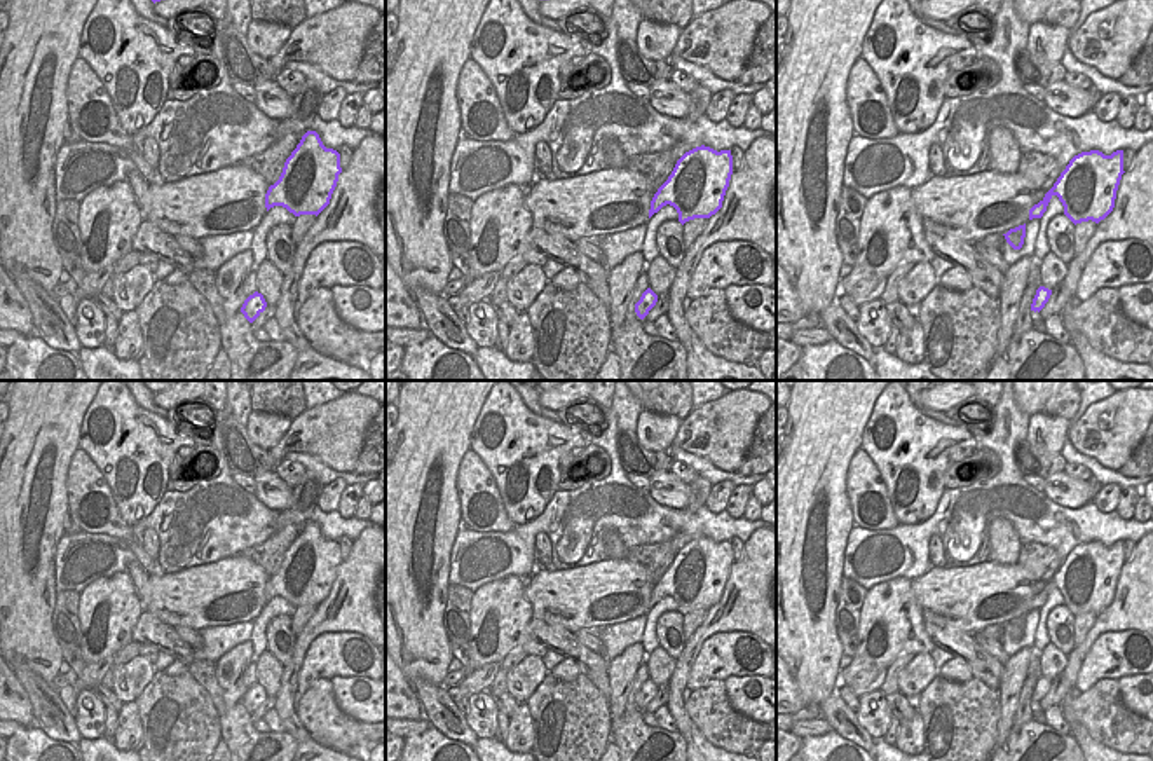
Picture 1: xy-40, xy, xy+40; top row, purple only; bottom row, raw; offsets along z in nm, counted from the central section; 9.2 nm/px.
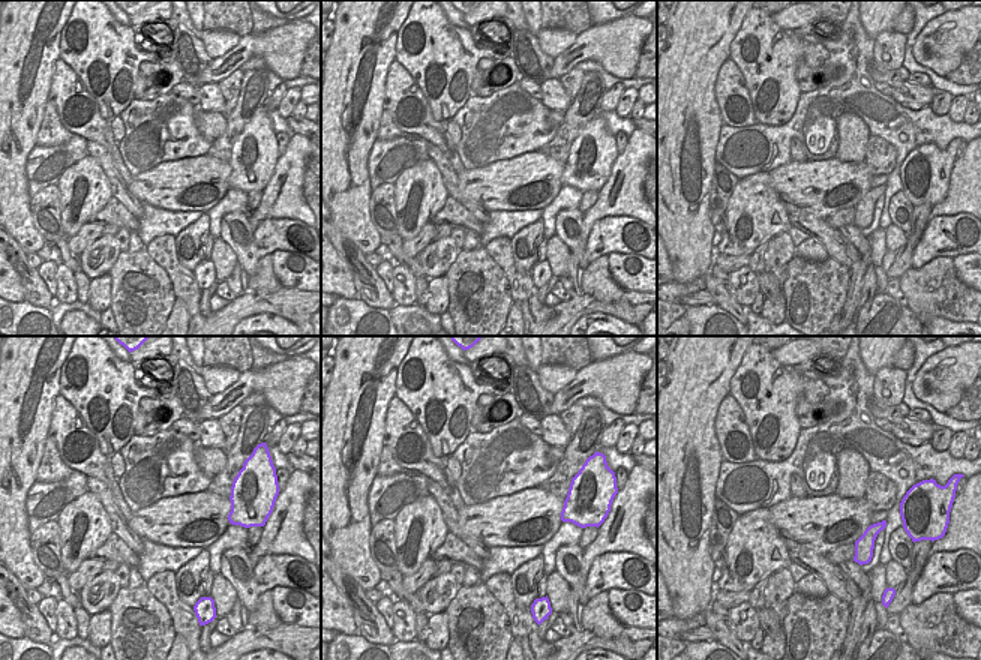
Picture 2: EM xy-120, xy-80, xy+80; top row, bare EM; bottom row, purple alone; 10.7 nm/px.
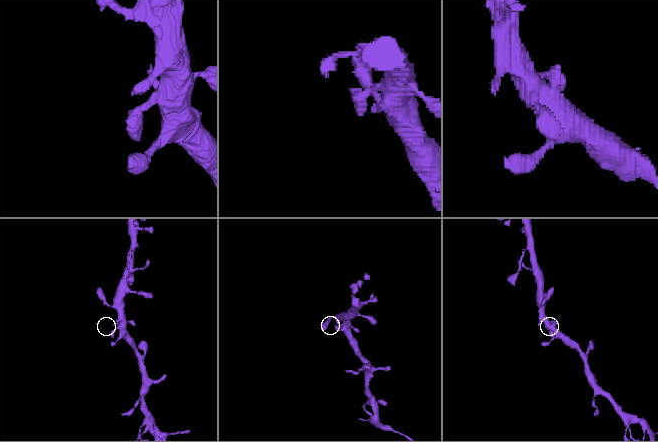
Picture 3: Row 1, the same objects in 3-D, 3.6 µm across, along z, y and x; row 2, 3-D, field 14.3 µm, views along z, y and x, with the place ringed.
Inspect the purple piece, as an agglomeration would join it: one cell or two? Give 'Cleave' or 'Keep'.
Keep

